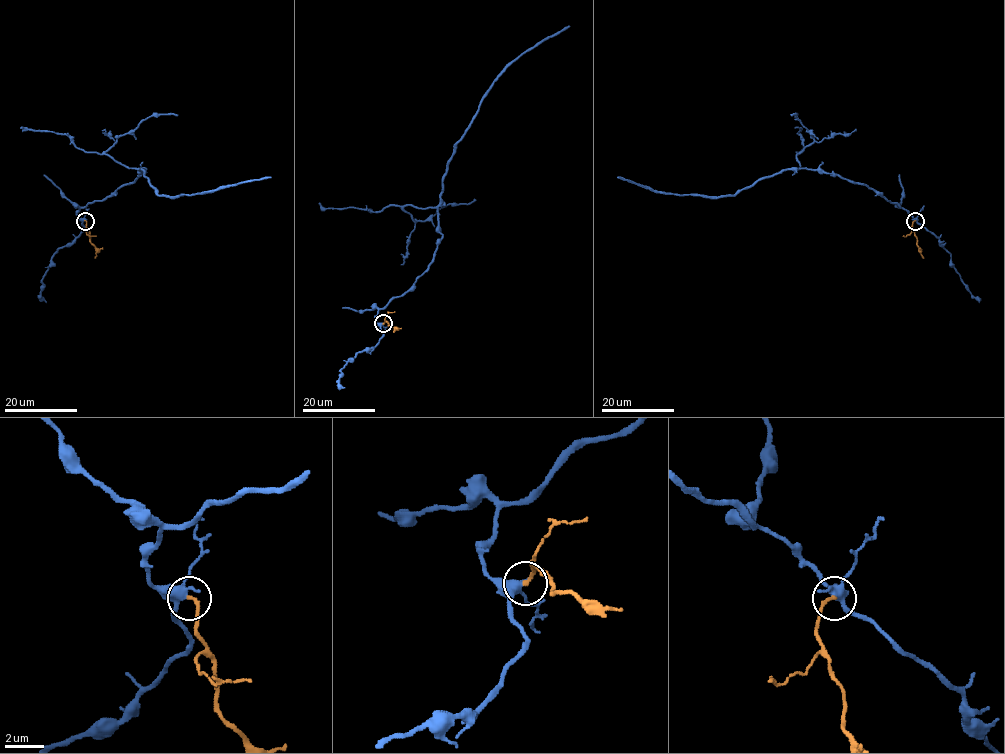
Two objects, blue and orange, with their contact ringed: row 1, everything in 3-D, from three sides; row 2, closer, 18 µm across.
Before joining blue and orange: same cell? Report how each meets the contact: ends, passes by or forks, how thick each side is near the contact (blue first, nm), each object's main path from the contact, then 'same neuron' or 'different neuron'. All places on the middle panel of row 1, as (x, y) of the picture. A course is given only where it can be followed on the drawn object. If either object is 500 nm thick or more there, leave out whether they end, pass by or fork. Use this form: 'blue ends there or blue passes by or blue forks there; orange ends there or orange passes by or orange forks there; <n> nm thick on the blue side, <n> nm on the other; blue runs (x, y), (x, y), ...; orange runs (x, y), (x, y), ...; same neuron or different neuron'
blue forks there; orange ends there; 340 nm thick on the blue side, 180 nm on the other; blue runs (383, 323), (379, 309), (433, 258), (446, 165), (482, 96), (524, 52), (569, 26); orange runs (383, 323), (385, 320), (394, 328), (393, 332); different neuron

